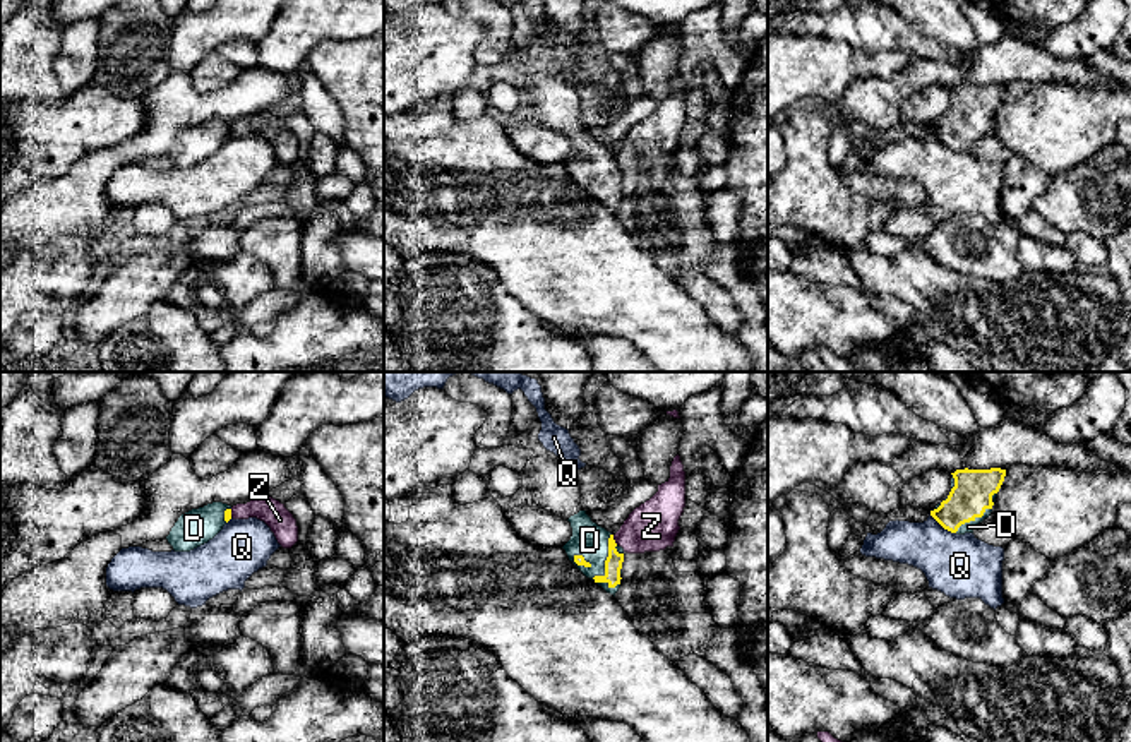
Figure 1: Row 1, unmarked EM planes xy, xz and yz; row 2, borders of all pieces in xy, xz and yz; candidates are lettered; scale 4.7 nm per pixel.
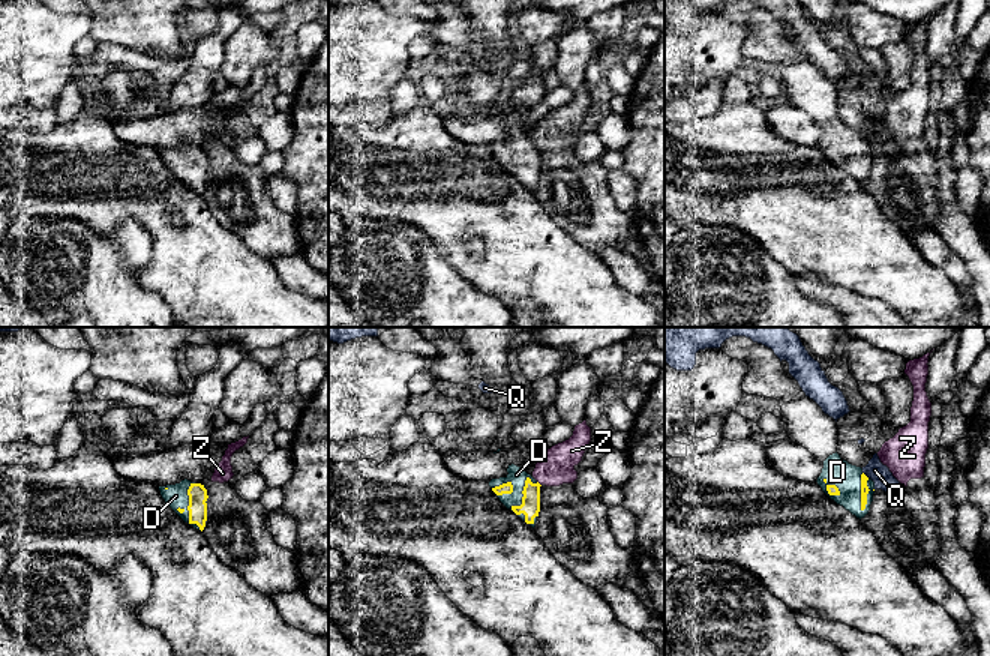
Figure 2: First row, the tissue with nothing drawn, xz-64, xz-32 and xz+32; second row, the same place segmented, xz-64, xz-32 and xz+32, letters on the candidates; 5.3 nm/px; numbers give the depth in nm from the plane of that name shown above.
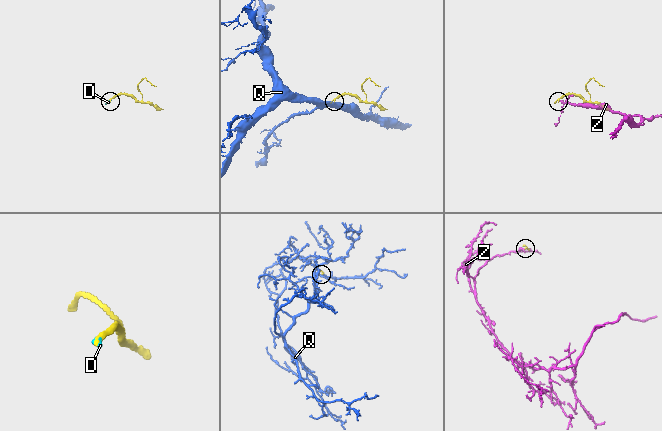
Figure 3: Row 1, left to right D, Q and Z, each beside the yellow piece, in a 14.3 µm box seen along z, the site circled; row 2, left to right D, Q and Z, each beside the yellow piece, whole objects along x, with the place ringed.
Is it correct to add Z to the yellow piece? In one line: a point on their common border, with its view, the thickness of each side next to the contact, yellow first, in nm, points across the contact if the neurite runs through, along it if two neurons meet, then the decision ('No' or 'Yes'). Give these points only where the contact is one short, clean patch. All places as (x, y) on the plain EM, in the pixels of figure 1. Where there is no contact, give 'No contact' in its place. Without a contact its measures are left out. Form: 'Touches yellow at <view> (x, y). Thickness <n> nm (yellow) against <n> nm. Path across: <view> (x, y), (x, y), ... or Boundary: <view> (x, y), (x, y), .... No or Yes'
Touches yellow at xz (614, 156). Thickness 80 nm (yellow) against 240 nm. Boundary: xz (612, 151), (617, 160). No

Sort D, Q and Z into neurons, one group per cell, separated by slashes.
D / Q / Z

